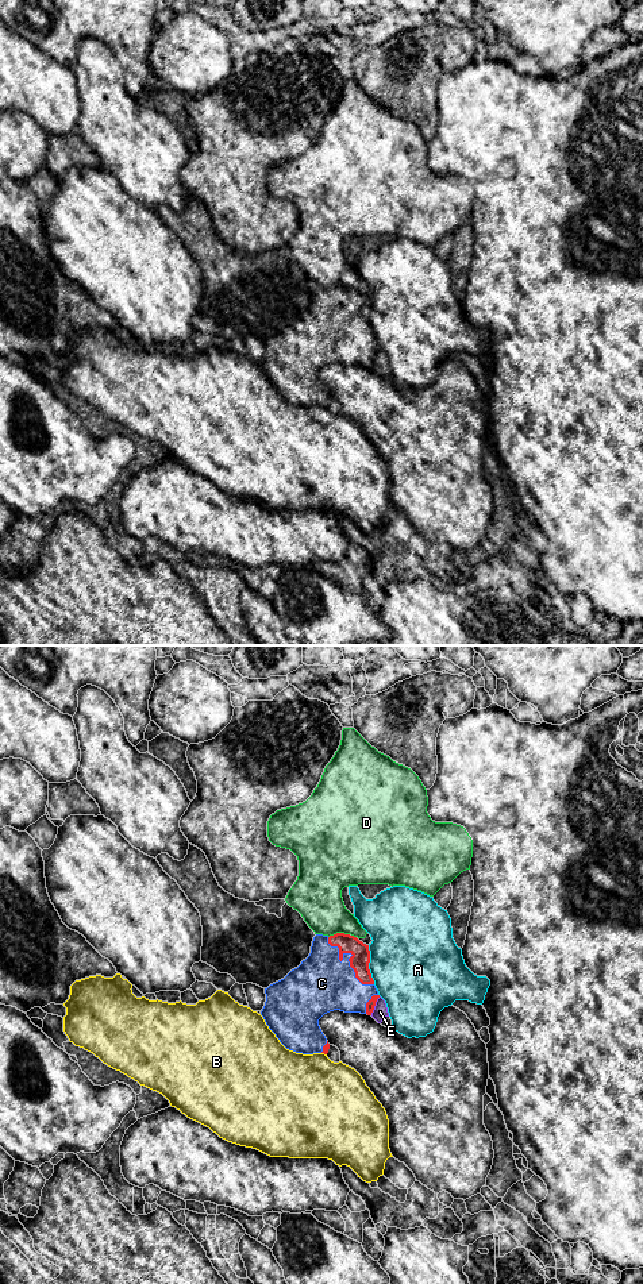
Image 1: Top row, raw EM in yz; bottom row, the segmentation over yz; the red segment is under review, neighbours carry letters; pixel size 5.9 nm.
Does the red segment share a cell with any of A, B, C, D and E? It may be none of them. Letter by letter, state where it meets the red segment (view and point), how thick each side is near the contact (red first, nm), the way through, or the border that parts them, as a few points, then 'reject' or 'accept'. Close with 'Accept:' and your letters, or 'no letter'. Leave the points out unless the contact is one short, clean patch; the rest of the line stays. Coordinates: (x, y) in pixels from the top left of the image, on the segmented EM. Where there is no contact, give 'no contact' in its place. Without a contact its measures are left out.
A: contact yz (368, 964); calibres 120 and 480 nm; reject
B: contact yz (324, 1053); calibres 40 and 460 nm; border yz (322, 1052), (326, 1055); reject
C: contact yz (351, 953); calibres 120 and 340 nm; accept
D: contact yz (338, 933); calibres 120 and 280 nm; reject
E: contact yz (374, 1005); calibres 50 and 90 nm; border yz (380, 997), (370, 1014); reject
Accept: C

